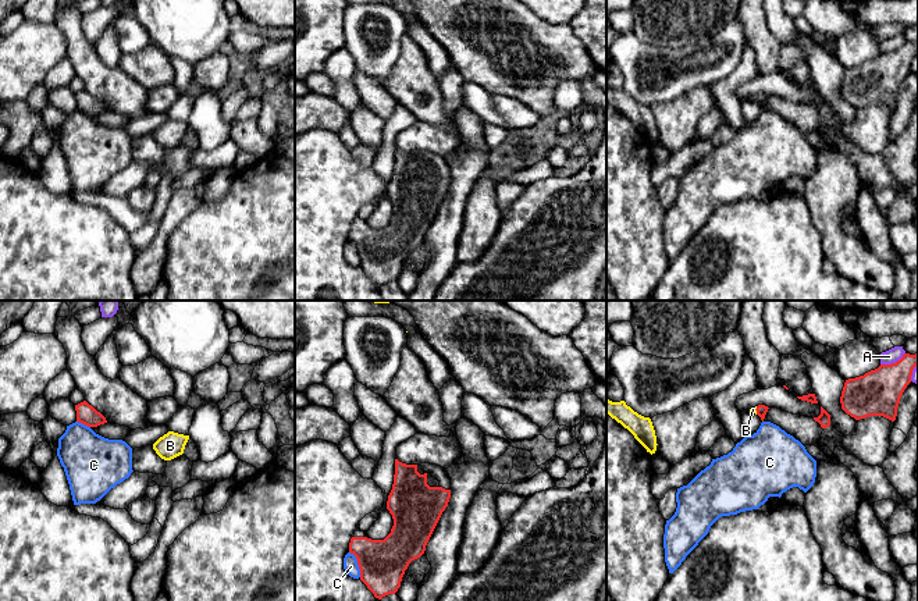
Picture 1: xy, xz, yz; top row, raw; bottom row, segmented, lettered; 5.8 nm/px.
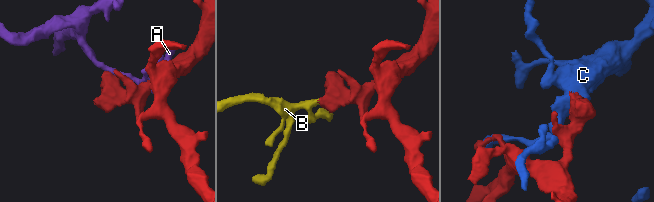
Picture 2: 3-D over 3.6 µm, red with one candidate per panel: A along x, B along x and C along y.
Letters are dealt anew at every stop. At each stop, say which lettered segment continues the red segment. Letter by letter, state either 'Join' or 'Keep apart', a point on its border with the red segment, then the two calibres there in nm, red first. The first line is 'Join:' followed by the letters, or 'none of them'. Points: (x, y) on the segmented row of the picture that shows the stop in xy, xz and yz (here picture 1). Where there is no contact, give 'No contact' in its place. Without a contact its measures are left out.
Join: B
A: Keep apart. Touches red at yz (893, 363). Thickness 260 nm (red) against 80 nm
B: Join. Touches red at yz (755, 409). Thickness 60 nm (red) against 20 nm
C: Keep apart. Touches red at xz (358, 564). Thickness 280 nm (red) against 90 nm

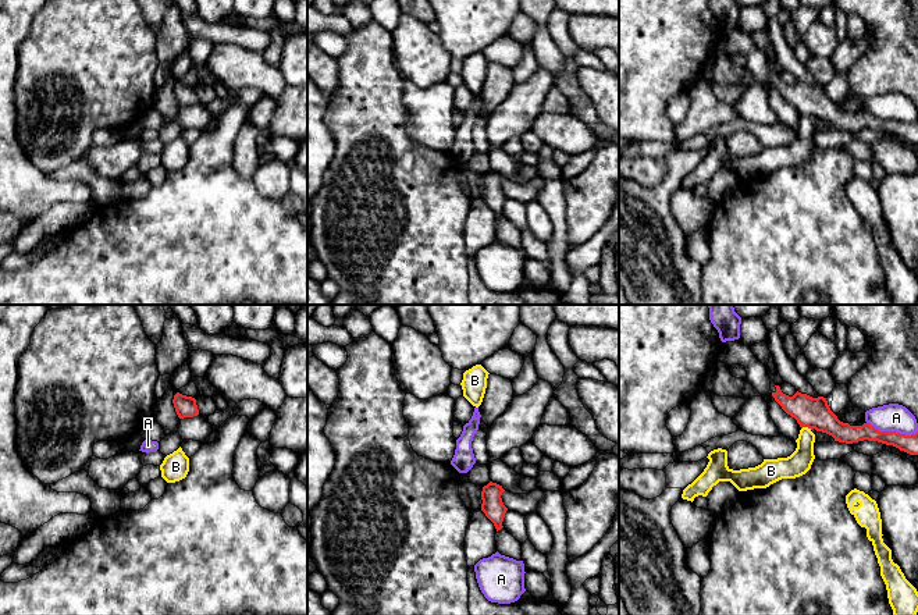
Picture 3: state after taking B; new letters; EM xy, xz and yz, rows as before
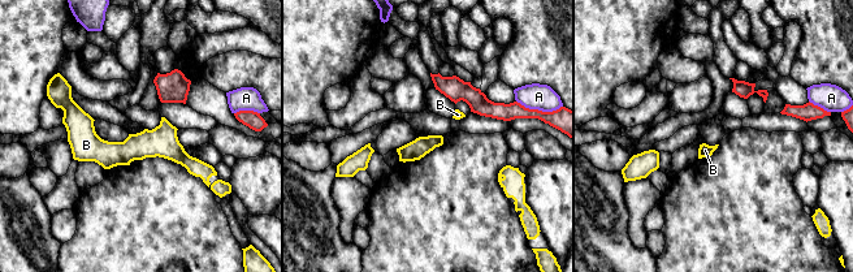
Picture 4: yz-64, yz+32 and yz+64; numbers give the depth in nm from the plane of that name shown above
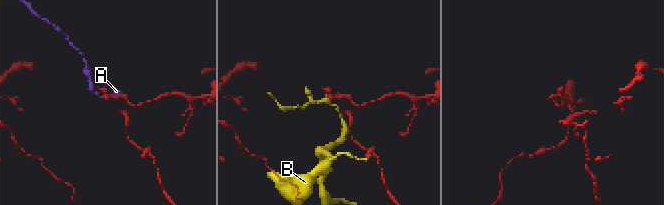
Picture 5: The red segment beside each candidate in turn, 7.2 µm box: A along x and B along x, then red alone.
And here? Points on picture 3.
Join: none of them
A: Keep apart. Touches red at yz (892, 432). Thickness 110 nm (red) against 160 nm
B: Keep apart. Touches red at yz (806, 426). Thickness 180 nm (red) against 140 nm

